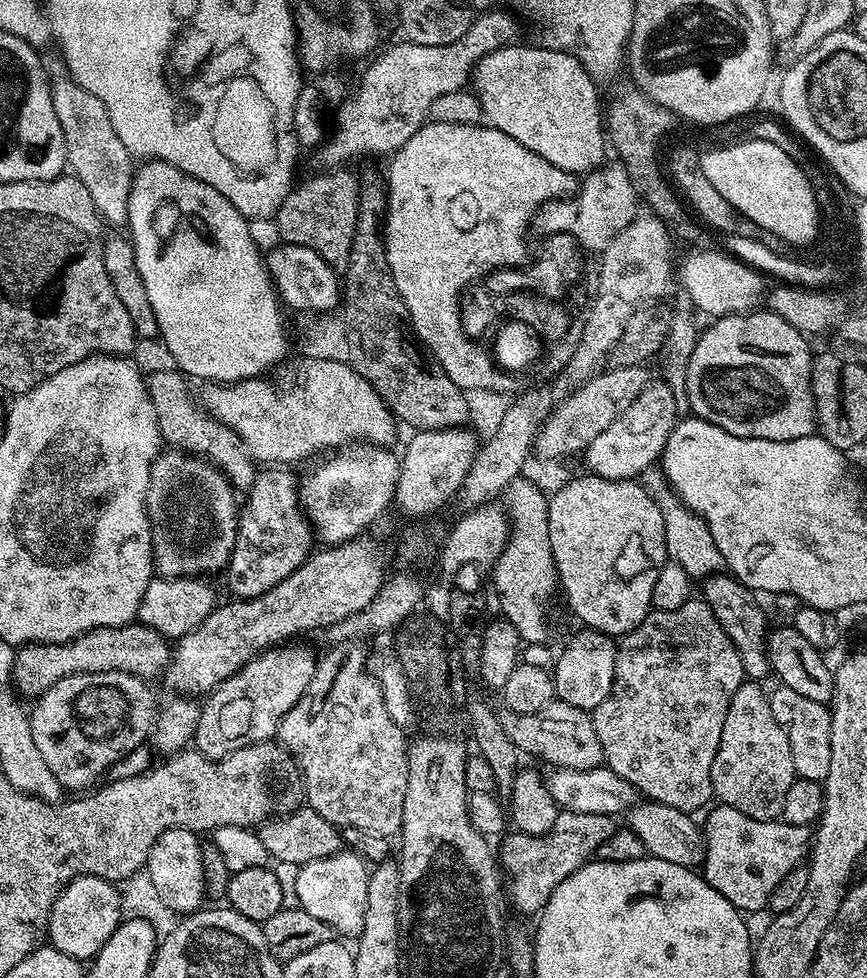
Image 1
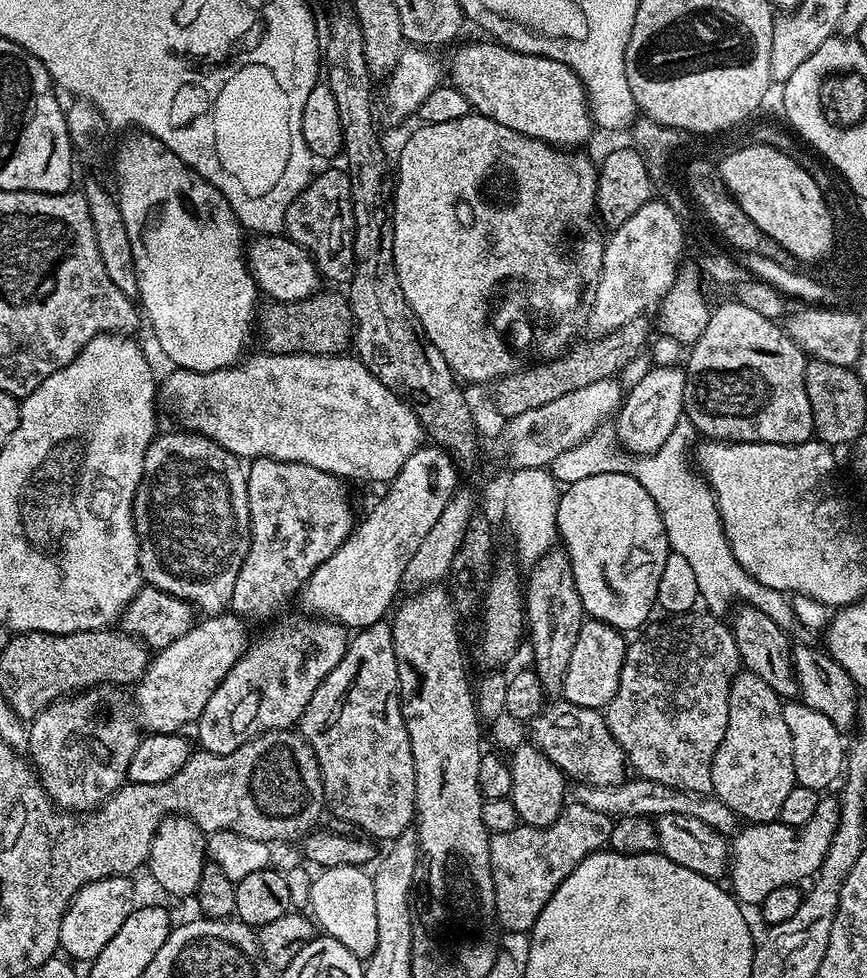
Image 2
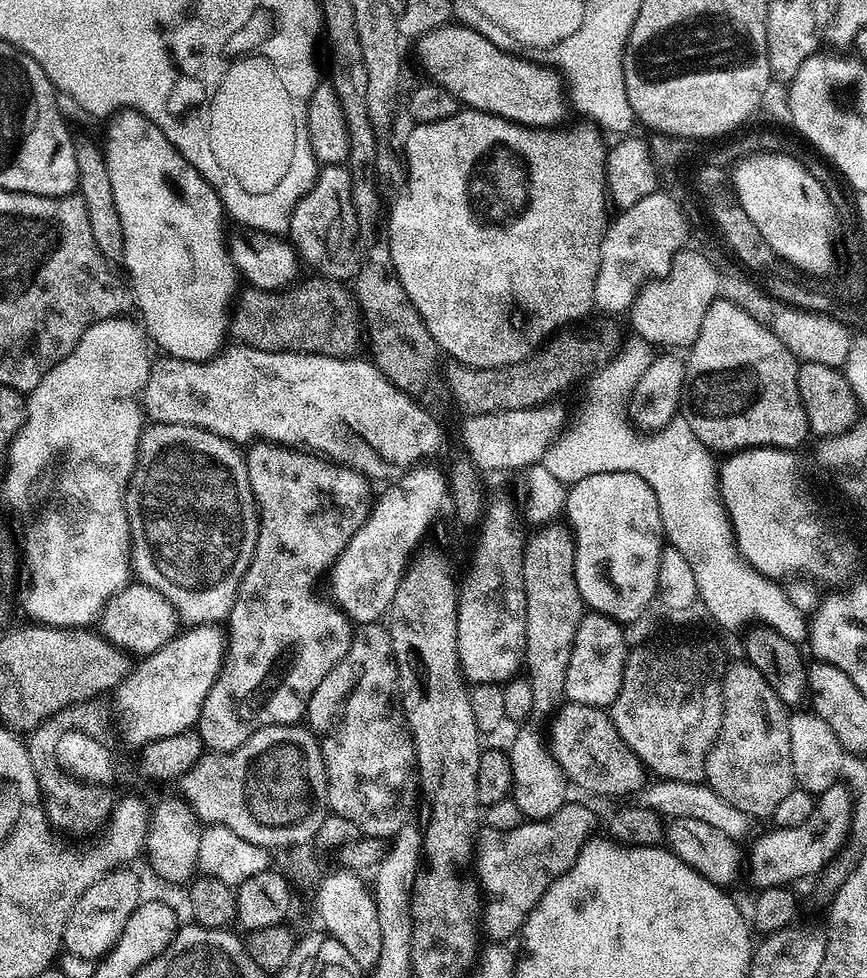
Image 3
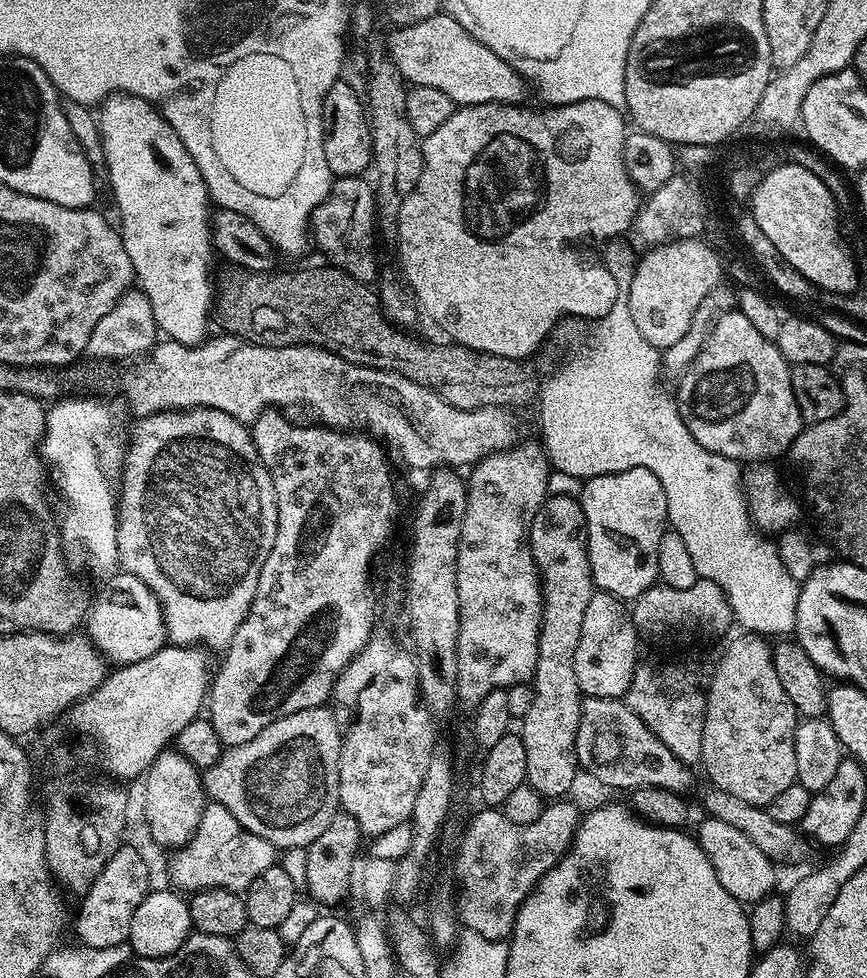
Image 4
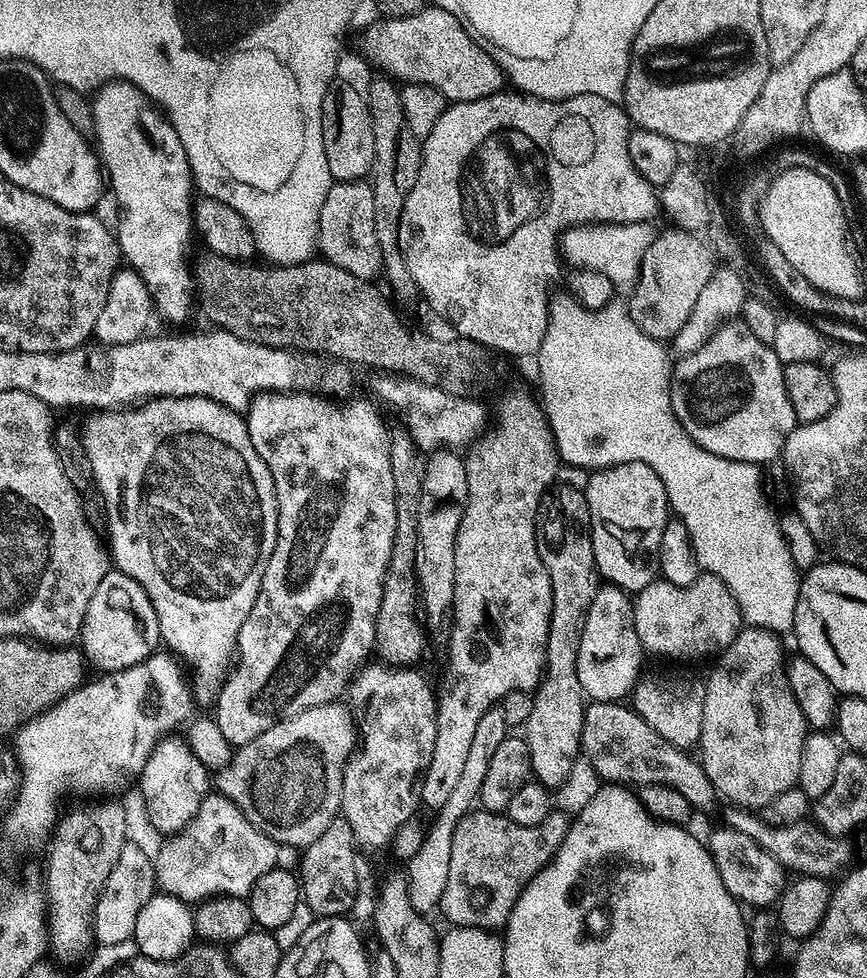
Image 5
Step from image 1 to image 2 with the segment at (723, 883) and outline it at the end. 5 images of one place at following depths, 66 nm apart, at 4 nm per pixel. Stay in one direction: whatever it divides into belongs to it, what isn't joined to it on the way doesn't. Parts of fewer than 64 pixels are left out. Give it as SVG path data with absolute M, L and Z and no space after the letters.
M825 795L818 802L818 810L814 810L814 818L797 828L779 822L741 827L730 840L730 888L736 899L744 906L758 906L770 890L787 884L799 885L800 880L815 877L830 850L839 821L839 799Z

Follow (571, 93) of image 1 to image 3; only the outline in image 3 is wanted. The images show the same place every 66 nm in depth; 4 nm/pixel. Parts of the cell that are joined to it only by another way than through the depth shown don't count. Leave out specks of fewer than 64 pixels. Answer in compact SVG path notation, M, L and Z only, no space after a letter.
M449 22L430 30L415 41L416 60L431 83L454 94L461 105L489 112L531 128L559 125L566 108L566 85L553 68L523 60L512 52L494 46L473 28Z

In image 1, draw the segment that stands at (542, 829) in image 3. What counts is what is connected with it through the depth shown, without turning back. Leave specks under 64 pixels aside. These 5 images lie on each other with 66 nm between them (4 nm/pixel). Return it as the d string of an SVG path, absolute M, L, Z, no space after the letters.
M561 811L554 826L545 836L528 836L525 832L513 831L498 844L498 863L507 881L506 892L512 895L512 904L524 916L535 917L544 911L550 894L570 878L583 864L595 857L598 846L612 837L613 817L602 814L578 814Z

